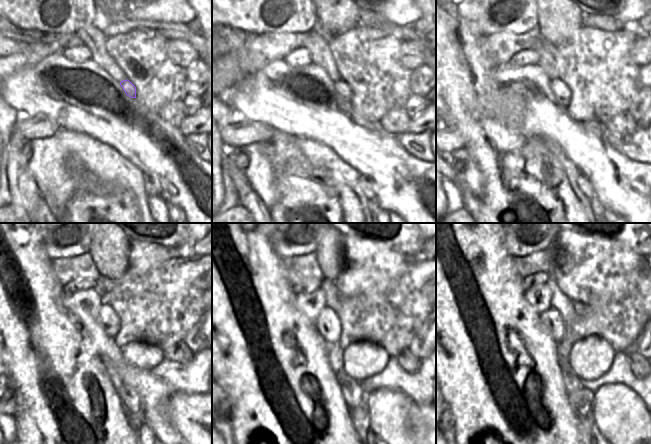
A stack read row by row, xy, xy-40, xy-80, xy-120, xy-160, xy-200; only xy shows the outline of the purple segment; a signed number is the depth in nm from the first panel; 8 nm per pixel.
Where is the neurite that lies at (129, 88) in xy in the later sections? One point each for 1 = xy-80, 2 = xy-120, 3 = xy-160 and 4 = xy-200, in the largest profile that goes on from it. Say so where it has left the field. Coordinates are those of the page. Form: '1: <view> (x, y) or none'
1: xy-80 (561, 92)
2: xy-120 (109, 320)
3: xy-160 (328, 323)
4: xy-200 (551, 318)

